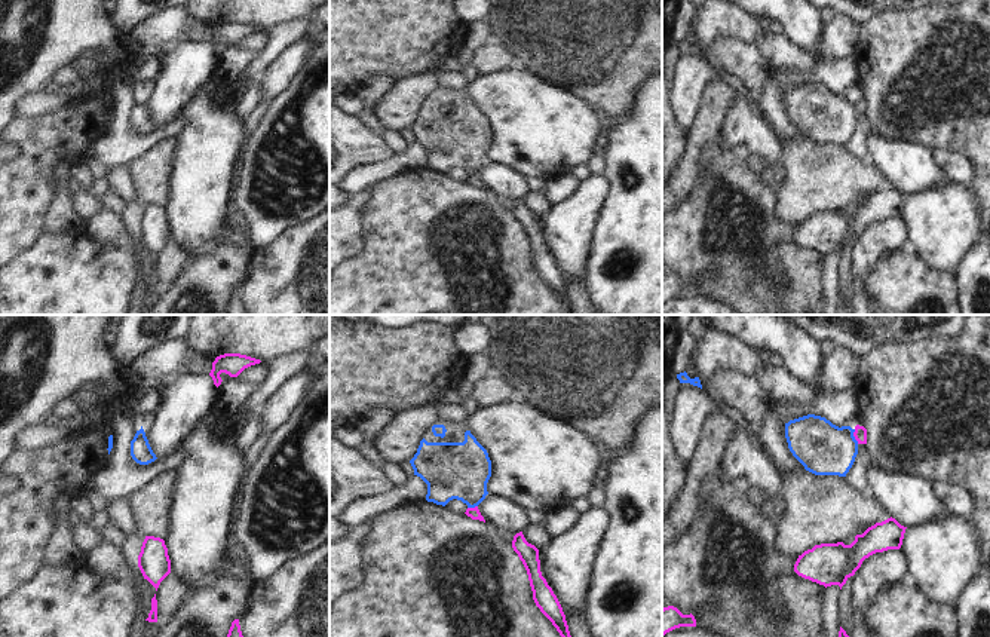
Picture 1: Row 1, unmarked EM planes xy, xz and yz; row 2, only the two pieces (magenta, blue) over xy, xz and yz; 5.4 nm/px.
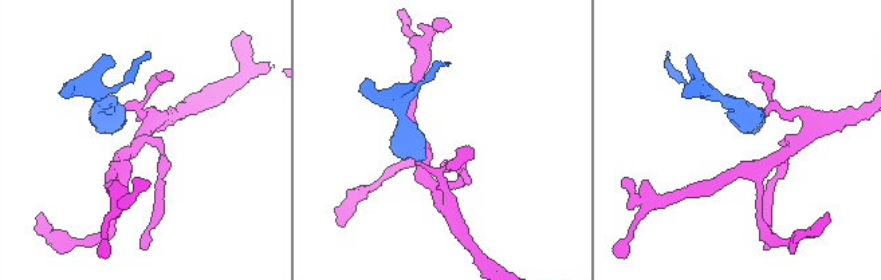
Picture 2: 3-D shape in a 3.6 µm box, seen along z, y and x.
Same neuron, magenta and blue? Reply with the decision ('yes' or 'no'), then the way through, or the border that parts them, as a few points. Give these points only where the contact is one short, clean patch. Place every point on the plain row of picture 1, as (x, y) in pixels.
yes; way yz (860, 101), (854, 103), (834, 116), (824, 116)

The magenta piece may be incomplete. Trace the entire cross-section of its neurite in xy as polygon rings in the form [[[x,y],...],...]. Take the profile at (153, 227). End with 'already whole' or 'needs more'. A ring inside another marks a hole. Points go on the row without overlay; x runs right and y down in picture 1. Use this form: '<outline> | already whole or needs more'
[[[145,203],[138,223],[138,235],[157,258],[160,249],[171,241],[171,227],[165,208],[154,203]]] | already whole

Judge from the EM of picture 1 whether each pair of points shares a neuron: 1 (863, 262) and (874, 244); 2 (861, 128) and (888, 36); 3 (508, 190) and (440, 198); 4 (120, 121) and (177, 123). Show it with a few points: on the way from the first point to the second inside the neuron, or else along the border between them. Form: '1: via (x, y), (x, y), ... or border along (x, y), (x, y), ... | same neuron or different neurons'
1: via (864, 257), (870, 248) | same neuron
2: border along (867, 116), (870, 125) | different neurons
3: border along (486, 189), (511, 211) | different neurons
4: via (134, 135), (152, 137), (162, 131) | same neuron

